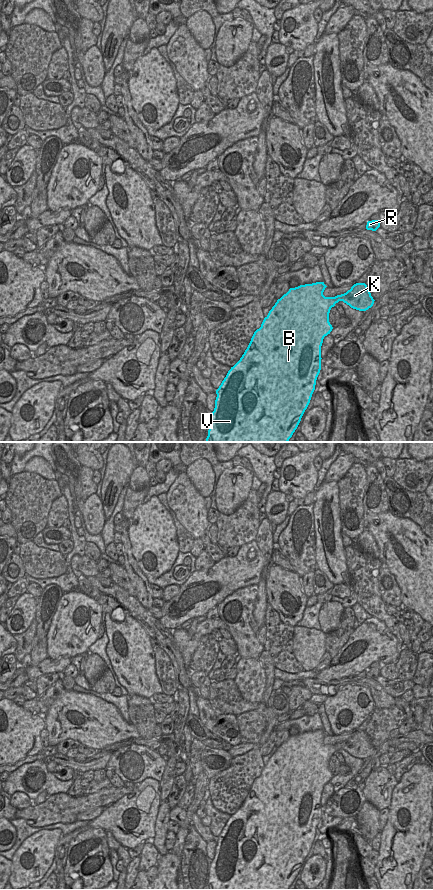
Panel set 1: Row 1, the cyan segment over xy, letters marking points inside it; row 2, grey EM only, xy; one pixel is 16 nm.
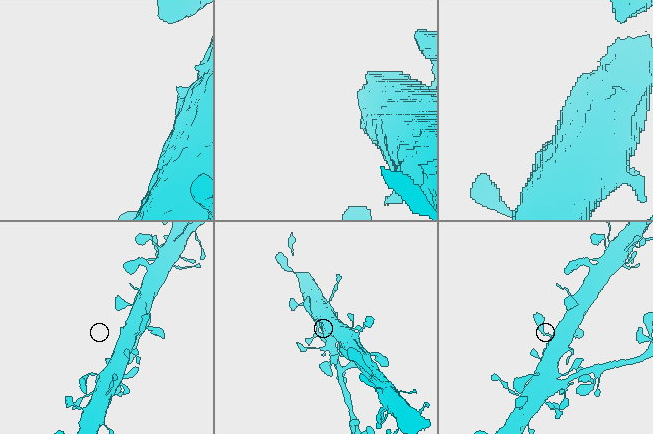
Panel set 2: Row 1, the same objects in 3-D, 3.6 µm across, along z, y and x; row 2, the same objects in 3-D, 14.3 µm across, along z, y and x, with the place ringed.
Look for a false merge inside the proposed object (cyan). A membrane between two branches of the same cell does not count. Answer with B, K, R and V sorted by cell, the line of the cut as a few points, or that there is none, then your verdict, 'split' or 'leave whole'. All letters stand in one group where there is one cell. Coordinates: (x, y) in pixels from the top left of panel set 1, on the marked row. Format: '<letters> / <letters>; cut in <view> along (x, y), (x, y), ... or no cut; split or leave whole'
B K R V; no cut; leave whole

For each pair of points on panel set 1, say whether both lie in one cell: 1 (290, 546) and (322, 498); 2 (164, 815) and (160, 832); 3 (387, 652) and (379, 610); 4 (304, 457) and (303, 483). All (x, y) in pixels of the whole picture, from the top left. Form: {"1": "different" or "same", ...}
{"1": "different", "2": "same", "3": "different", "4": "same"}

